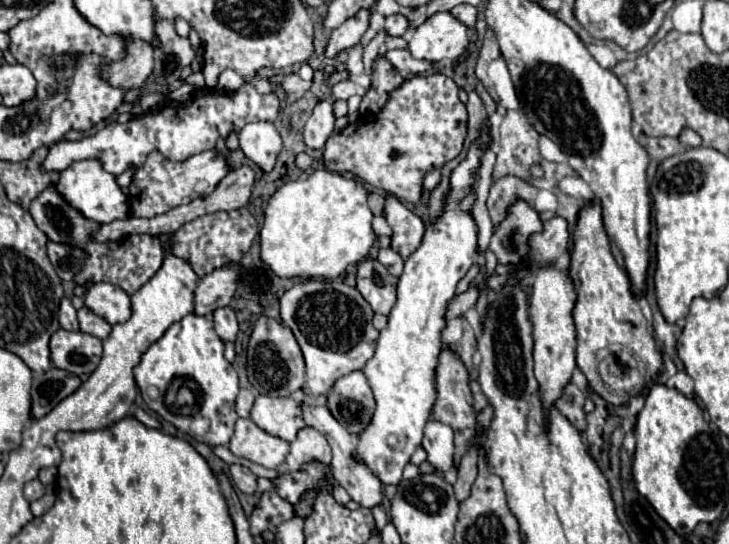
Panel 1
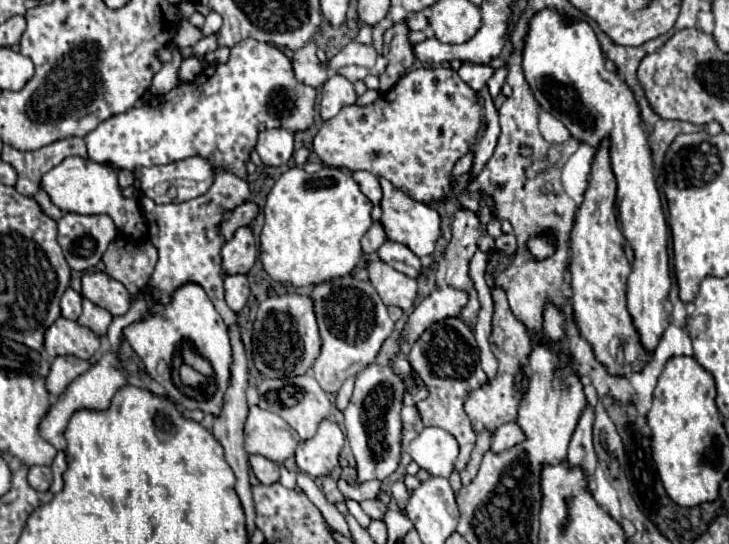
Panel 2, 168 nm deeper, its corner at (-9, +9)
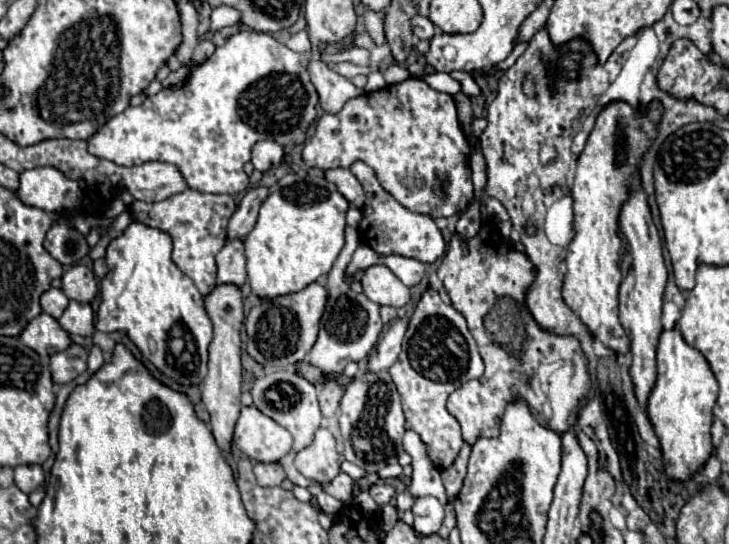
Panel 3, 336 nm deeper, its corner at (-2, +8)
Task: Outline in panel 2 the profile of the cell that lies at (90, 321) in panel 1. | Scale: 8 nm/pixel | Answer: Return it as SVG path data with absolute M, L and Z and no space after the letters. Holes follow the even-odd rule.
M84 299L82 307L84 307L84 311L82 311L78 323L84 325L84 327L90 327L96 335L104 335L106 329L108 329L108 325L110 325L110 321L112 321L112 315L106 309L94 305L88 299Z

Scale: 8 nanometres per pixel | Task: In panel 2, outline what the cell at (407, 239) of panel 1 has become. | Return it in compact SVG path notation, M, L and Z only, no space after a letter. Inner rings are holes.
M380 177L380 185L382 185L382 191L384 191L382 221L380 223L384 225L384 231L386 231L388 239L406 245L418 257L432 255L434 247L436 247L436 241L438 241L438 235L440 235L440 217L438 217L438 213L430 205L414 201L412 197L408 197L400 189L396 189L388 179Z

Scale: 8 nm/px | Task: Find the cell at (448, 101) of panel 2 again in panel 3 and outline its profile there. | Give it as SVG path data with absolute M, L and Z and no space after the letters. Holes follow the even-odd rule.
M409 78L377 92L351 98L337 114L323 114L315 126L313 136L305 142L303 162L307 168L329 170L349 168L355 160L363 160L375 170L381 186L407 210L427 214L431 218L449 218L467 210L469 202L473 200L469 154L469 140L457 120L453 98L433 90L419 78Z

